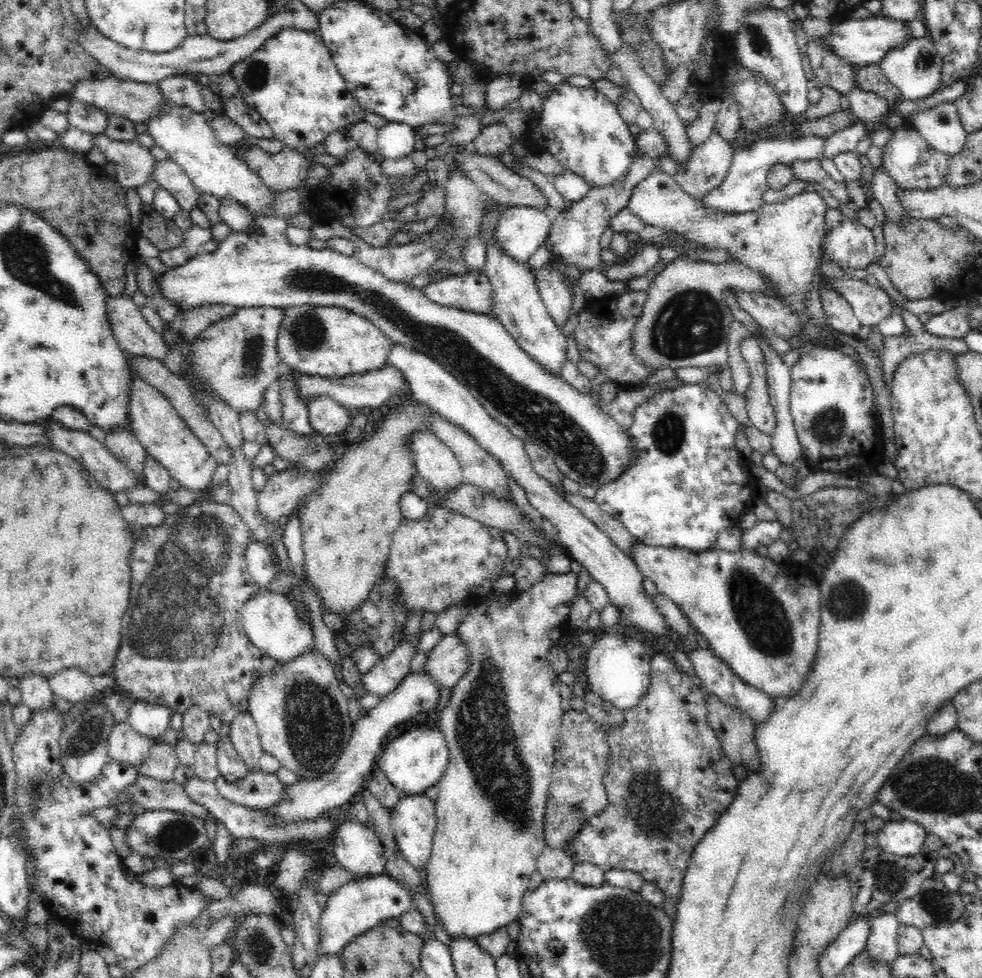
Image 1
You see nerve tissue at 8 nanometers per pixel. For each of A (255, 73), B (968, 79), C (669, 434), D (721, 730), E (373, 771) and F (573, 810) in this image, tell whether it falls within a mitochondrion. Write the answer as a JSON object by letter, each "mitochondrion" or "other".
{"A":"mitochondrion","B":"other","C":"mitochondrion","D":"other","E":"other","F":"mitochondrion"}

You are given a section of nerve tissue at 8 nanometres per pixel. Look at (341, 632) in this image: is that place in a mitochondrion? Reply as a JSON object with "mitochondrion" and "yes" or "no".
{"mitochondrion":"no"}

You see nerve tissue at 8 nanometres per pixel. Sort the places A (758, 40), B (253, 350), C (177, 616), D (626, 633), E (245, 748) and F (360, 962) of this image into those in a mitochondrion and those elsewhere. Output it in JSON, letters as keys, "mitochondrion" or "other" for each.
{"A":"mitochondrion","B":"mitochondrion","C":"mitochondrion","D":"other","E":"other","F":"mitochondrion"}

